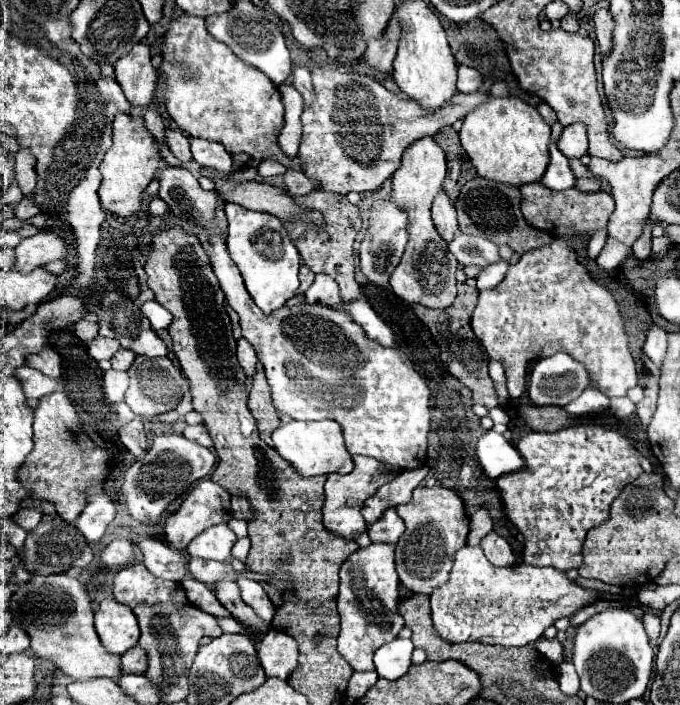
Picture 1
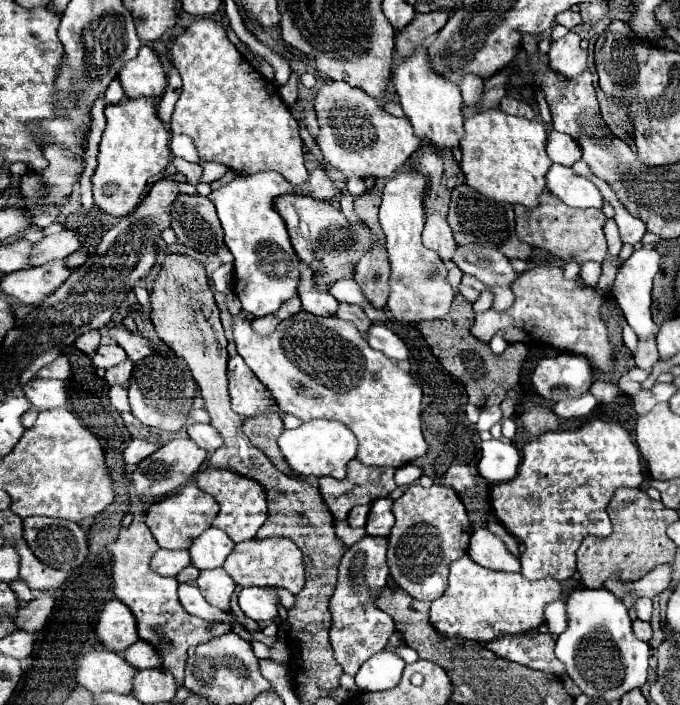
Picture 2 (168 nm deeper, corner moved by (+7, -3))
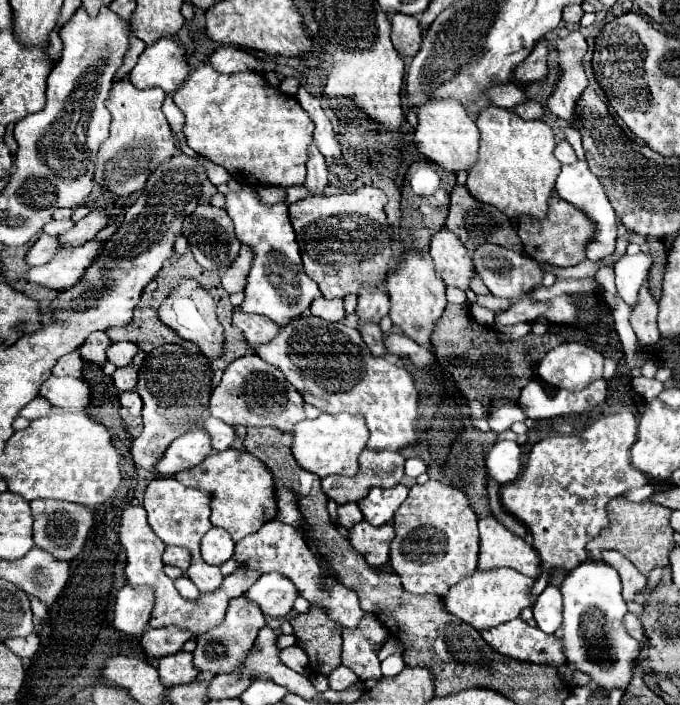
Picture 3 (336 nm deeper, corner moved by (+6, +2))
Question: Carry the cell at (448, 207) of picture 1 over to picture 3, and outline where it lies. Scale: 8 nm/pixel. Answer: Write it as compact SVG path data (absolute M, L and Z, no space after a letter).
M441 227L429 245L429 255L435 261L437 273L443 277L445 285L453 285L459 289L469 289L469 279L473 277L473 263L467 255L465 245L459 241L459 237L447 229Z

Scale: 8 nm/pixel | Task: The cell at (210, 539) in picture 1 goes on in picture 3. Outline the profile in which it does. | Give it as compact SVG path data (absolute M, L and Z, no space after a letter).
M211 527L207 535L201 539L201 555L205 561L213 565L223 565L233 555L233 539L221 527Z

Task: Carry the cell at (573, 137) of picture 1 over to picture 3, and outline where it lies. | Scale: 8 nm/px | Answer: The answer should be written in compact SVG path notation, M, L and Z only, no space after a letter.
M565 139L559 141L559 143L555 145L555 157L557 157L563 165L565 165L565 163L575 163L575 161L577 161L573 147L571 147Z

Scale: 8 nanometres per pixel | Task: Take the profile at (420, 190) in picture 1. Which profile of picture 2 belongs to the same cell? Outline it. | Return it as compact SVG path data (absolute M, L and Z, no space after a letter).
M412 168L400 172L392 178L382 192L380 206L380 226L386 234L386 248L390 260L390 298L388 310L402 324L420 324L424 320L436 320L446 316L450 310L454 290L446 282L448 264L440 260L440 256L428 250L422 244L422 228L424 228L424 192L428 180L416 174Z

